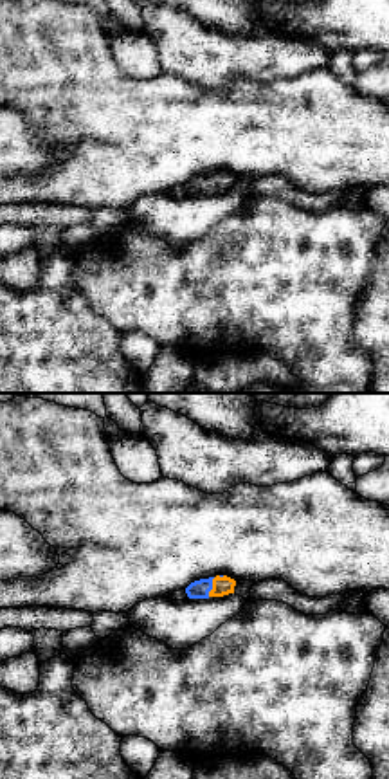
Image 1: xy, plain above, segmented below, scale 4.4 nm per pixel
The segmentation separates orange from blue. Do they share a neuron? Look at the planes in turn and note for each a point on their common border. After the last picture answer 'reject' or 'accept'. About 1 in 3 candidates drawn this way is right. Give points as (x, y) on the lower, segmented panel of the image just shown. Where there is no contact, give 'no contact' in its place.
(213, 586)

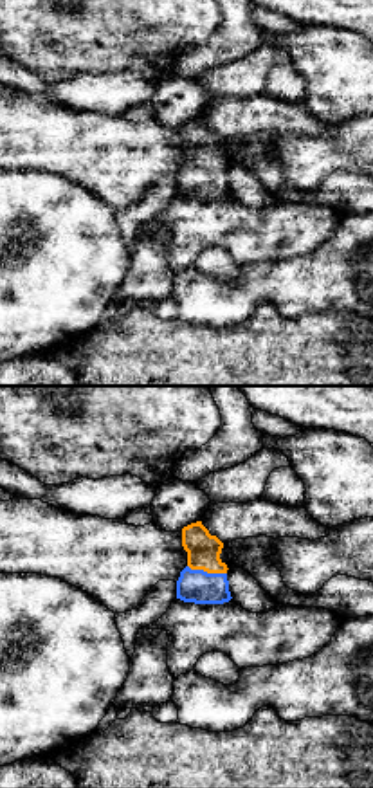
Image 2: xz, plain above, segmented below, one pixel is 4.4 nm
(208, 572)

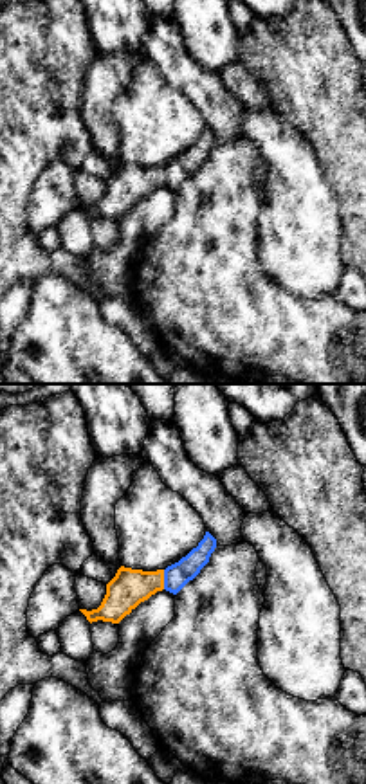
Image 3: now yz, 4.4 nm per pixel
(163, 579)

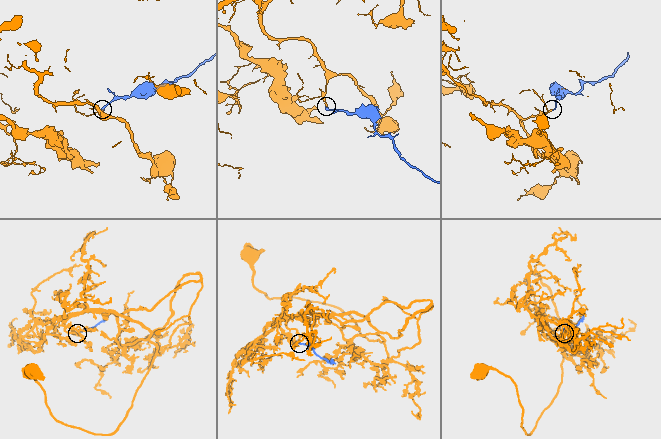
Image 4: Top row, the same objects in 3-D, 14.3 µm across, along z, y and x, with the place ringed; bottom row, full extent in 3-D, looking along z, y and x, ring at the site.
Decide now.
accept

